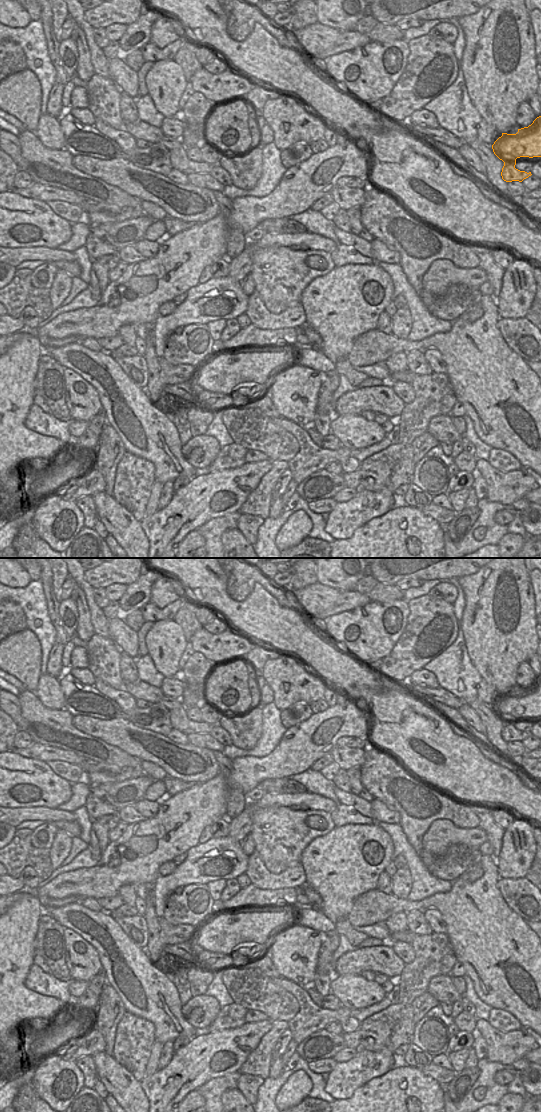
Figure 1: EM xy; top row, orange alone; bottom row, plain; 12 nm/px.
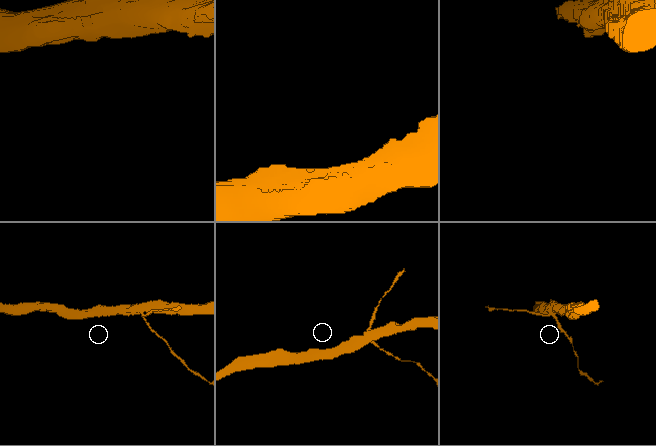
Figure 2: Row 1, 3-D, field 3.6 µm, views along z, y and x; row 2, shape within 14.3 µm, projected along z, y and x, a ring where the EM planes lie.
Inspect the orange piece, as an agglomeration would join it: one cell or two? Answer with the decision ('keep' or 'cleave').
cleave

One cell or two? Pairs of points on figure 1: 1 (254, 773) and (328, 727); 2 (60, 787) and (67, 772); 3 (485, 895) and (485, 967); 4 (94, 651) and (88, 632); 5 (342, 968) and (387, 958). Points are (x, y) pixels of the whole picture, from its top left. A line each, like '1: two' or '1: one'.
1: one
2: two
3: one
4: two
5: one

